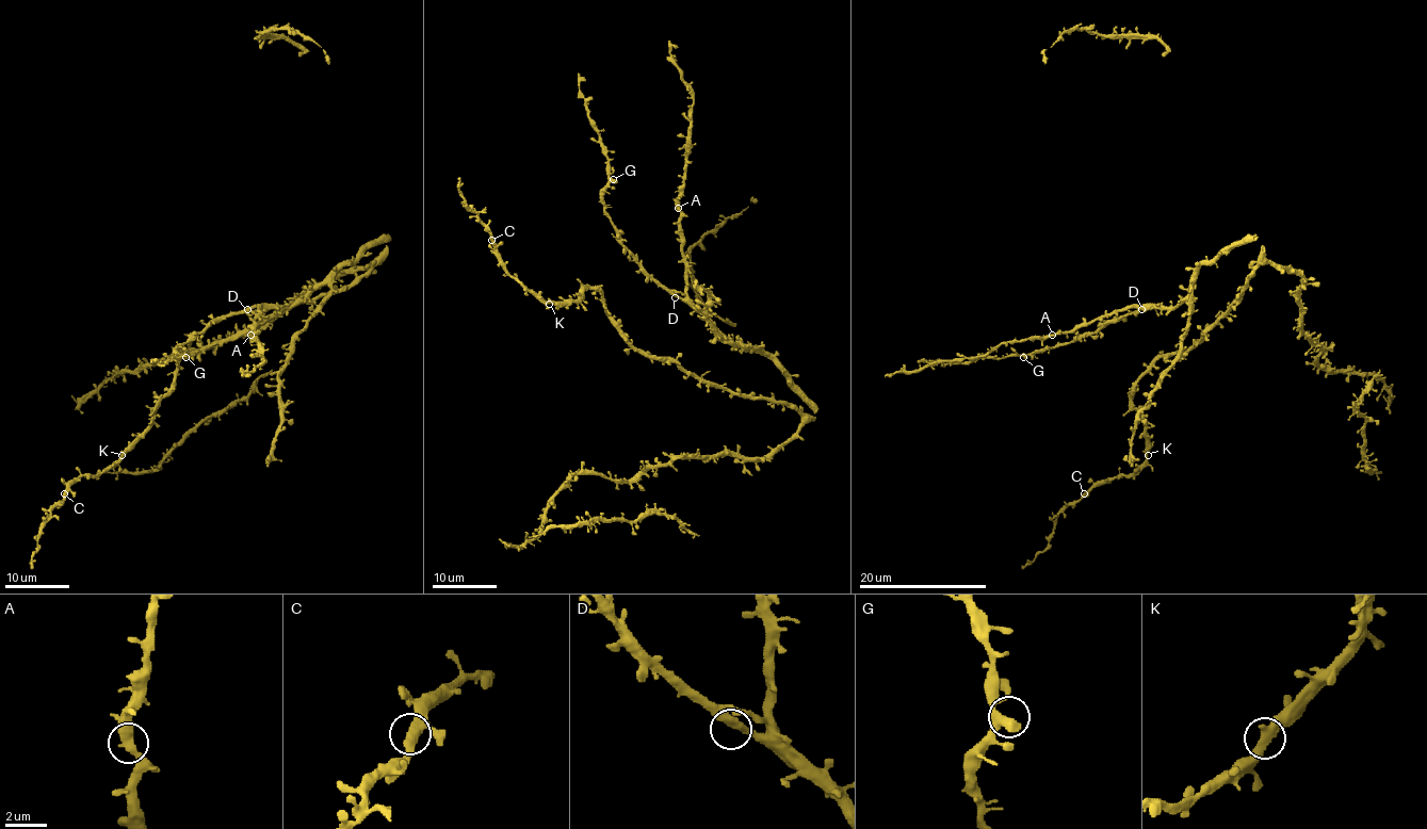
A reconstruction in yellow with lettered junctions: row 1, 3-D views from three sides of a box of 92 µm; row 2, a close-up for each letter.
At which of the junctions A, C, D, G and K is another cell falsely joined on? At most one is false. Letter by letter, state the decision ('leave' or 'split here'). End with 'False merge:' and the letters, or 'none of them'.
A: leave
C: leave
D: leave
G: leave
K: leave
False merge: none of them

